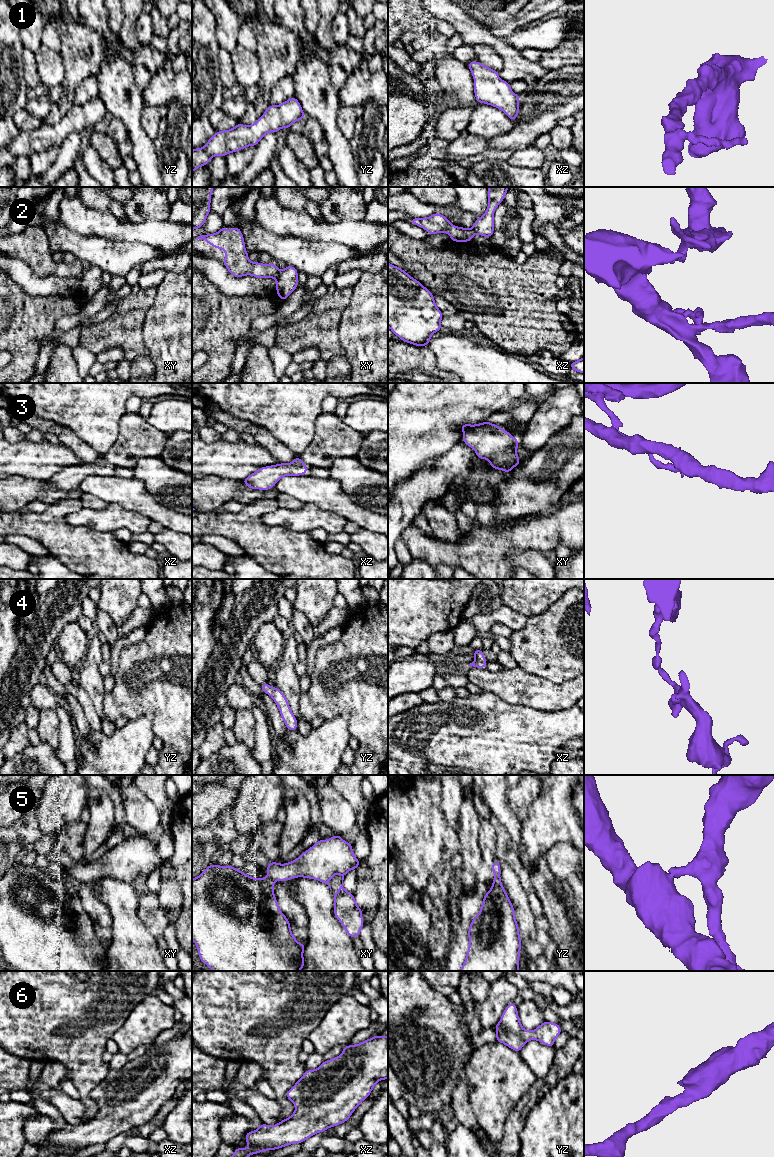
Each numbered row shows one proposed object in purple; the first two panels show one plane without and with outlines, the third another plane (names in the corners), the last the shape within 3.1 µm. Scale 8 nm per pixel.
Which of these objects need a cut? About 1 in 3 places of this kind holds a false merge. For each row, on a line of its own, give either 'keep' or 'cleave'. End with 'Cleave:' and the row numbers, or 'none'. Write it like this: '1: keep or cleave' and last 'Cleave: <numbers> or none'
1: keep
2: cleave
3: keep
4: keep
5: cleave
6: keep
Cleave: 2, 5

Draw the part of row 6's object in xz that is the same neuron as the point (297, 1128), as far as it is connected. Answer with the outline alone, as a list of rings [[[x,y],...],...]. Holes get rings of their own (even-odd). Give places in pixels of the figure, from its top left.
[[[376,1035],[356,1045],[344,1046],[342,1053],[333,1059],[323,1061],[314,1070],[306,1070],[303,1076],[286,1092],[286,1097],[295,1105],[295,1112],[276,1125],[261,1125],[245,1134],[248,1148],[236,1148],[231,1157],[248,1157],[262,1151],[276,1150],[291,1144],[302,1143],[311,1136],[330,1127],[346,1122],[362,1101],[370,1096],[376,1083],[388,1078],[388,1036]]]

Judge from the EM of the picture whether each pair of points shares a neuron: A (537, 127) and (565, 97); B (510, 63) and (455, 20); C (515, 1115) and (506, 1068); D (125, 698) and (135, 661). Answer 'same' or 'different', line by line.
A: same
B: same
C: different
D: same

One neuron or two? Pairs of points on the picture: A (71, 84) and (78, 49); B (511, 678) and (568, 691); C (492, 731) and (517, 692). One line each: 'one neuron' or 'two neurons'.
A: one neuron
B: one neuron
C: two neurons

